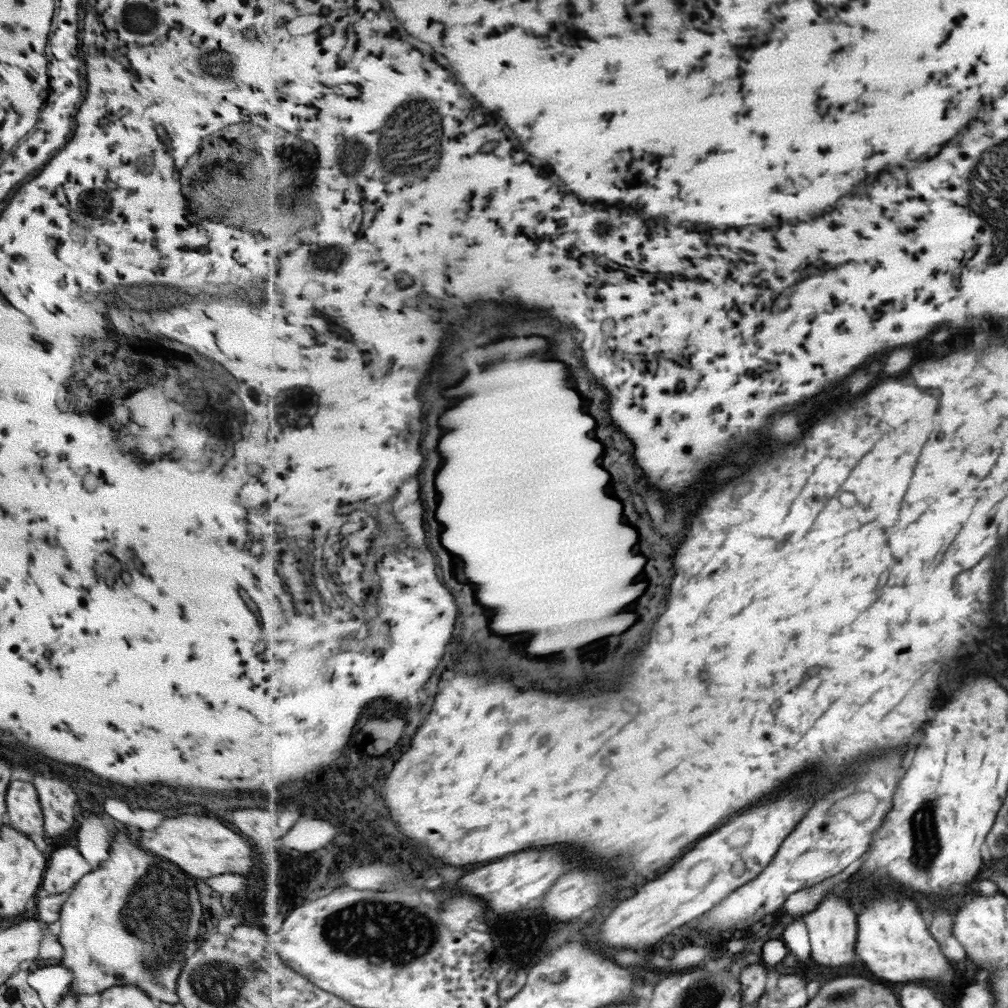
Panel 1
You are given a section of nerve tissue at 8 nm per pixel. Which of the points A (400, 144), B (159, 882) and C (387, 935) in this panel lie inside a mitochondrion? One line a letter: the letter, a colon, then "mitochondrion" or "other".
A: mitochondrion
B: mitochondrion
C: mitochondrion

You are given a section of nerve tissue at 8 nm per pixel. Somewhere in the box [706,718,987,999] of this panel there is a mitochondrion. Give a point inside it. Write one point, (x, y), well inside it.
(922, 825)

